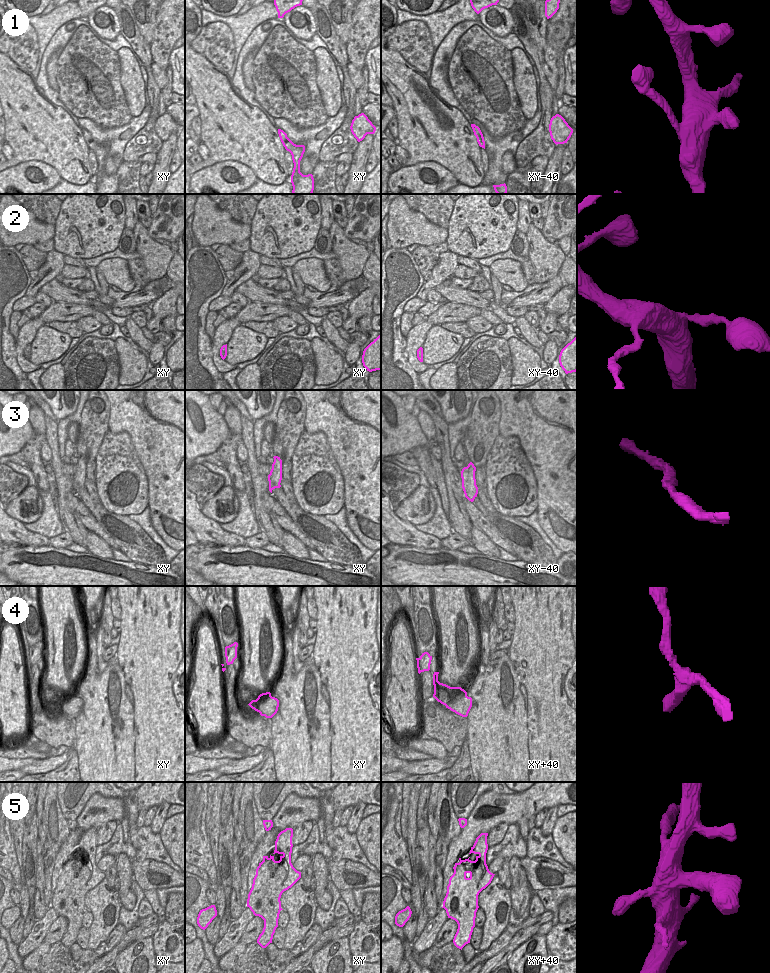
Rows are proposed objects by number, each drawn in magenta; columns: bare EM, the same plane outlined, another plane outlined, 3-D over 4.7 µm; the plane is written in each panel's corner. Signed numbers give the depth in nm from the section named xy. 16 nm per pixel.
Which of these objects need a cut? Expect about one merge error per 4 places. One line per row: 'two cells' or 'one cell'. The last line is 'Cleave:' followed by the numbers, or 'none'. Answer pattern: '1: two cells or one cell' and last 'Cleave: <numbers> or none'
1: one cell
2: two cells
3: one cell
4: one cell
5: one cell
Cleave: 2

